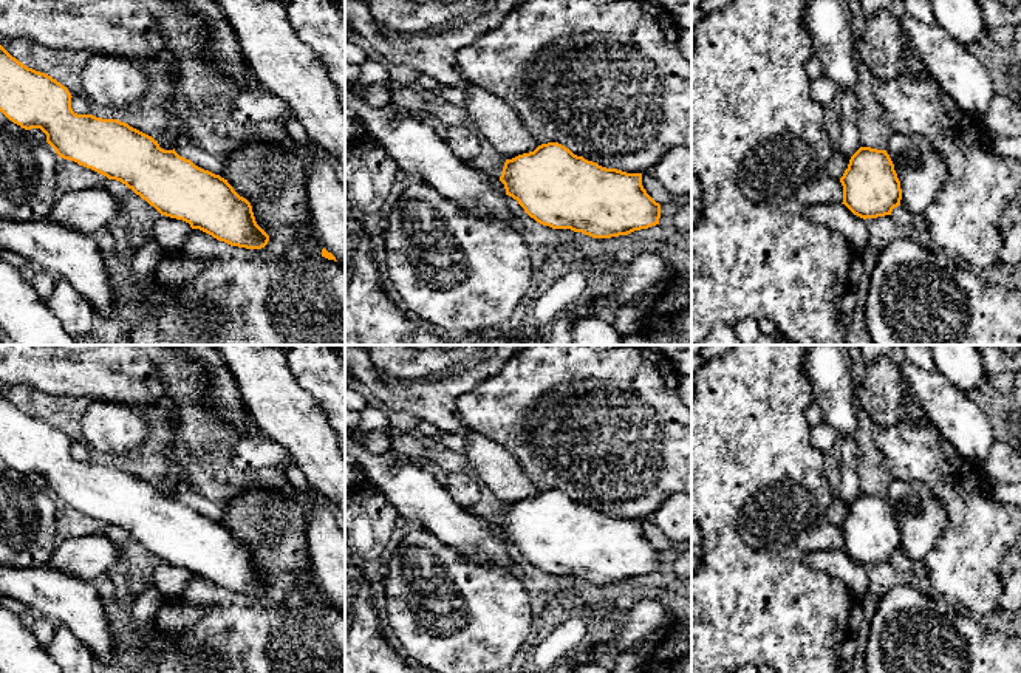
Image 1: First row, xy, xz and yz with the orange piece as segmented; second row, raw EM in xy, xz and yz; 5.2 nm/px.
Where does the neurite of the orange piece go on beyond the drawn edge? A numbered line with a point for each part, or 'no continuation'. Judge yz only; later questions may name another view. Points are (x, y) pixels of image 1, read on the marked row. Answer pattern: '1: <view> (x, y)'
no continuation

